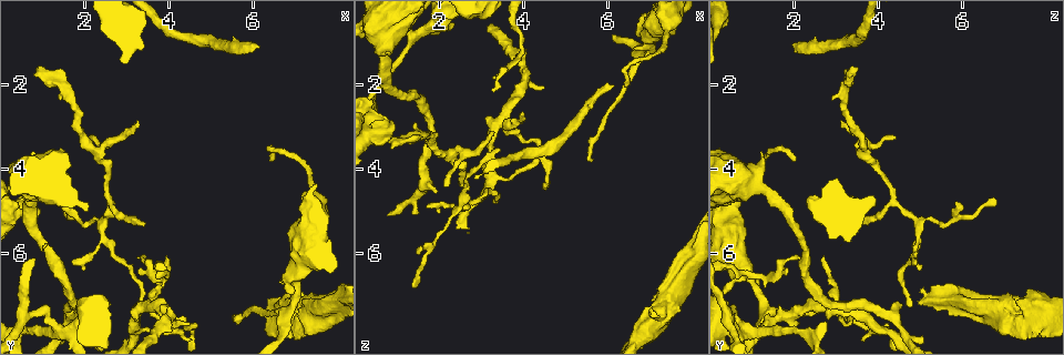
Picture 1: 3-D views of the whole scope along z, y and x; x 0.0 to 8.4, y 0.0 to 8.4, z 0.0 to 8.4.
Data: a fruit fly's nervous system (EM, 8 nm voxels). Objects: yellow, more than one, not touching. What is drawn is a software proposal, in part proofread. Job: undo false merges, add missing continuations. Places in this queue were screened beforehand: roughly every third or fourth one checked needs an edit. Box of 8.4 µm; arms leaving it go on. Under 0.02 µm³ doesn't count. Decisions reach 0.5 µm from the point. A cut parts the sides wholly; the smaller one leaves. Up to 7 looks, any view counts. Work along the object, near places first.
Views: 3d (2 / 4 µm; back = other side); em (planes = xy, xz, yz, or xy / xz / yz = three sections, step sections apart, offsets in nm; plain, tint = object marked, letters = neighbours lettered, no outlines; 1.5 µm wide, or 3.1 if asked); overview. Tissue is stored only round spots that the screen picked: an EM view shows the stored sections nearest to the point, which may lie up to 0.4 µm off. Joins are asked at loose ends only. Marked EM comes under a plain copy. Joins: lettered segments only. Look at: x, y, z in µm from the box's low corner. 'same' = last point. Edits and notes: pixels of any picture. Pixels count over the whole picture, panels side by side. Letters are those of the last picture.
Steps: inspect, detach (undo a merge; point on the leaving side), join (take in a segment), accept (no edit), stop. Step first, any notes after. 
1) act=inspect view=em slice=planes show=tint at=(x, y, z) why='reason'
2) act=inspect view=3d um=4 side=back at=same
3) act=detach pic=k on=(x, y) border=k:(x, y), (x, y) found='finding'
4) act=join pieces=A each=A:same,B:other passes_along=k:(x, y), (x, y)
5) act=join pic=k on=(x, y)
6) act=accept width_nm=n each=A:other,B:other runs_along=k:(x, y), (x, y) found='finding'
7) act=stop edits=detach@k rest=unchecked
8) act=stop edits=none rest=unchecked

act=inspect view=3d um=4 at=(3.95, 6.10, 2.75) why='branch stops here'

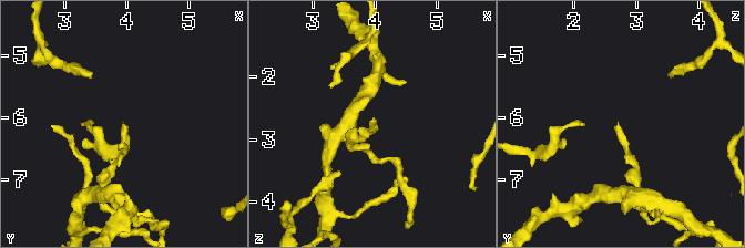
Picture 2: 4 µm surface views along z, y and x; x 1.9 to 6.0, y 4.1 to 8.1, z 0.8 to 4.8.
act=inspect view=em slice=yz step=4 show=tint at=(3.90, 6.10, 2.75) why='need the tissue'

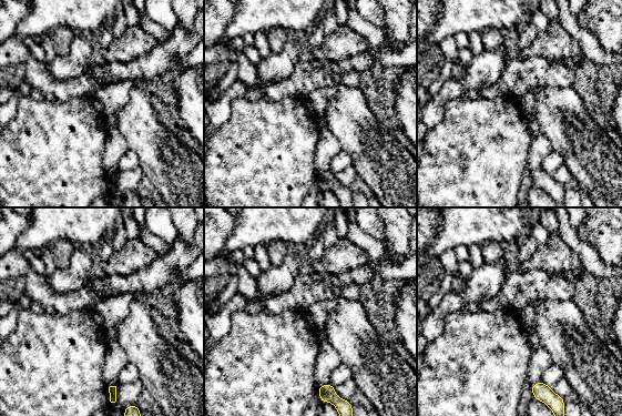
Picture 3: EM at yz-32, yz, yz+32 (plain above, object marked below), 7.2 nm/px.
act=inspect view=em slice=planes show=letters at=same why='another direction'

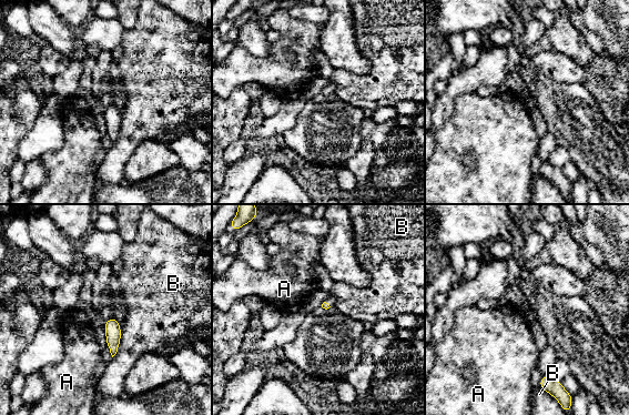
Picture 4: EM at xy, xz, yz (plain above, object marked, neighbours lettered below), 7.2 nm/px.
act=accept each=A:other,B:other border=4:(121, 327), (120, 344), (112, 357) found='no lettered segment goes on from it'

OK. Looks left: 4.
act=inspect view=em slice=planes show=letters at=(0.85, 1.55, 3.55) why='end of a long branch'

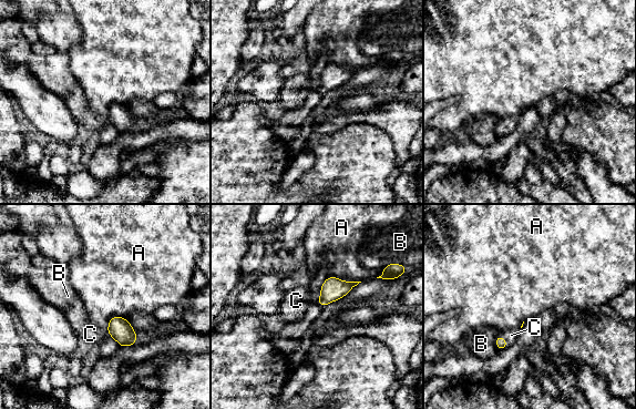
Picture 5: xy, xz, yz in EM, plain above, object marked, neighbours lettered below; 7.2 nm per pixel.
act=join pic=5 on=(511, 335) each=A:other,B:other,C:same passes_along=5:(501, 343), (505, 339), (511, 335) found='it goes on there'

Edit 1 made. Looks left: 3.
act=inspect view=em slice=planes show=letters at=(6.10, 1.10, 2.10) why='branch stops here'

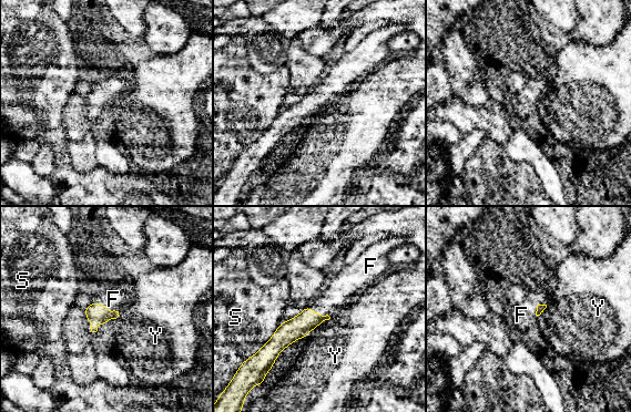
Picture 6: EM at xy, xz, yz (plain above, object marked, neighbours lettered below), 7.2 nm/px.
act=join pic=6 on=(113, 299) longest_contact=S:300nm each=F:same,S:other,Y:other passes_along=6:(94, 312), (105, 307), (113, 299) found='the cell continues'

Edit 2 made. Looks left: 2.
act=stop edits=join@5,join@6 rest=unchecked

